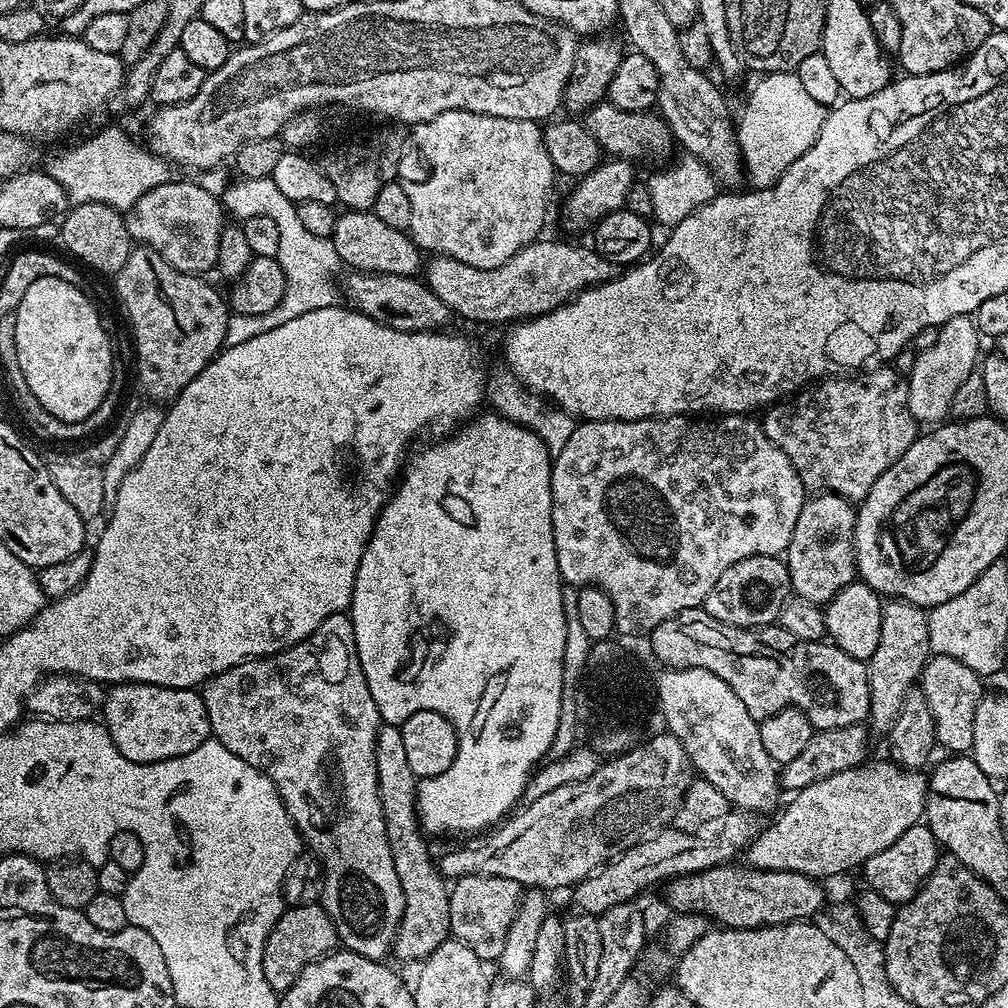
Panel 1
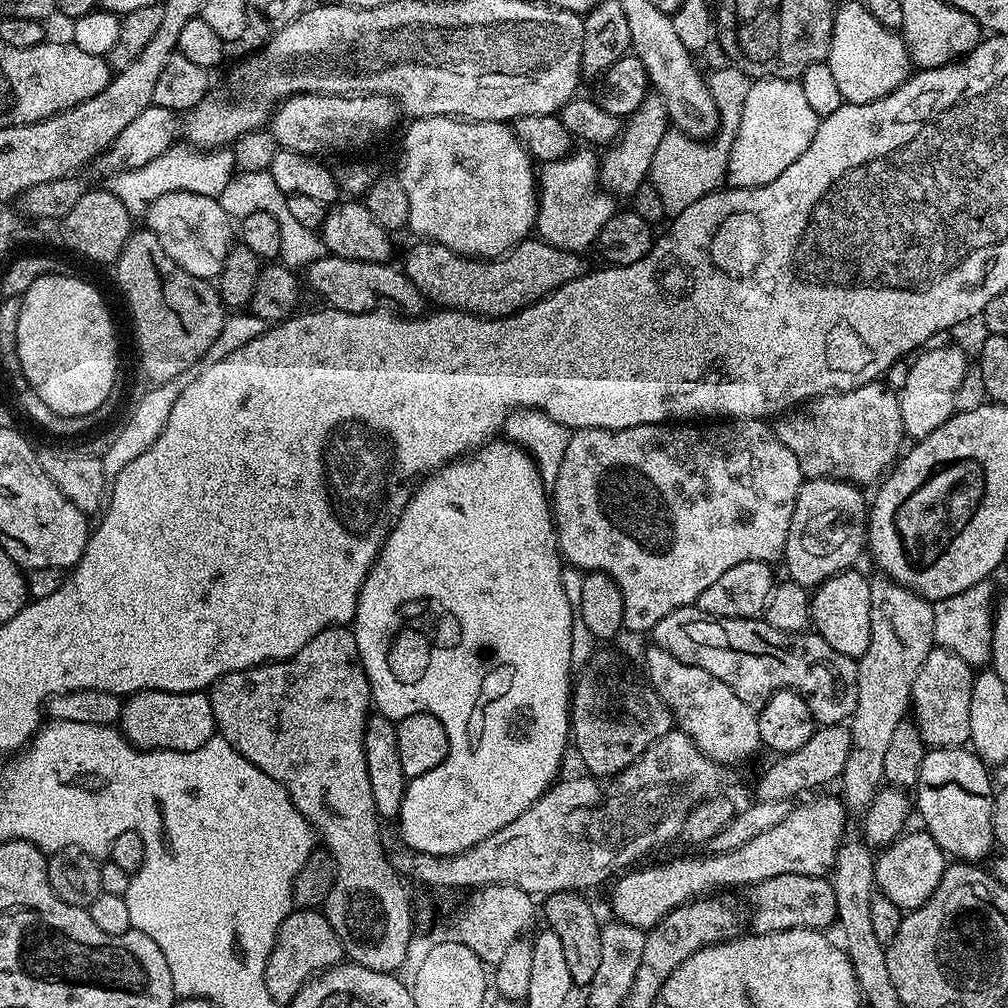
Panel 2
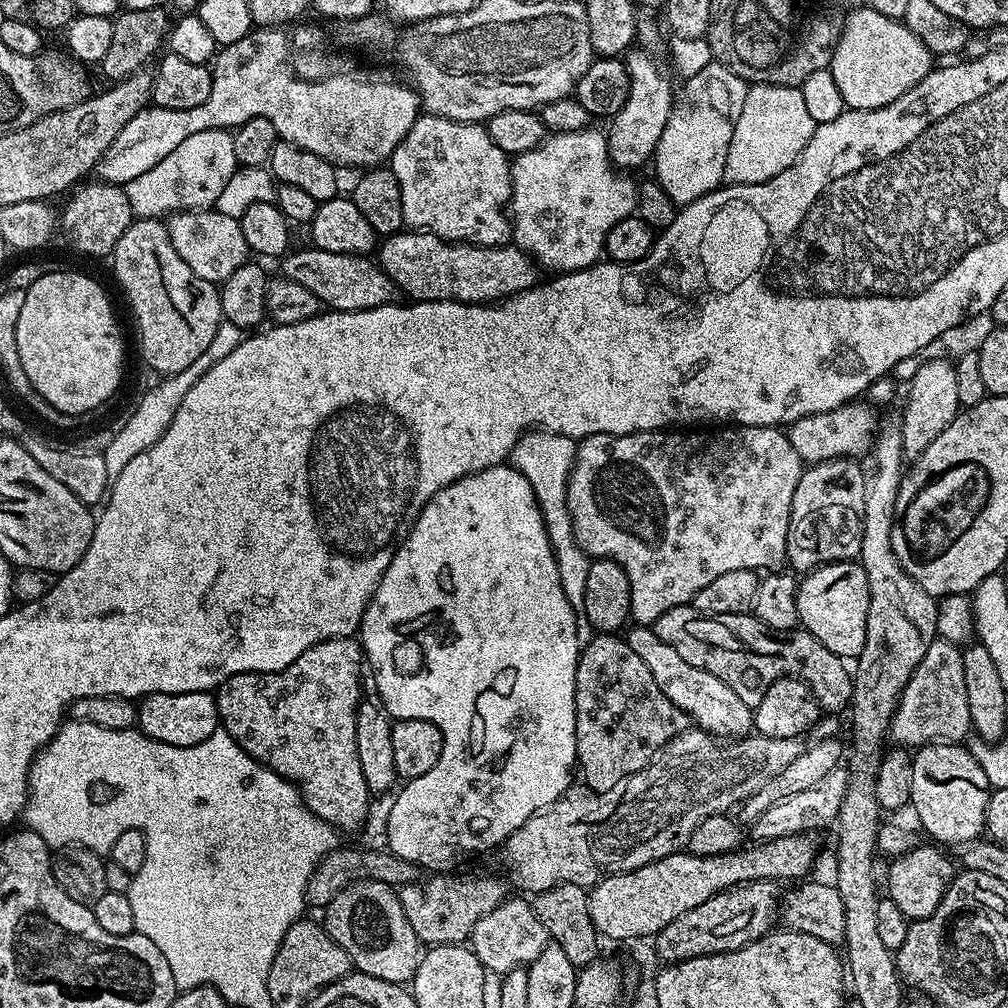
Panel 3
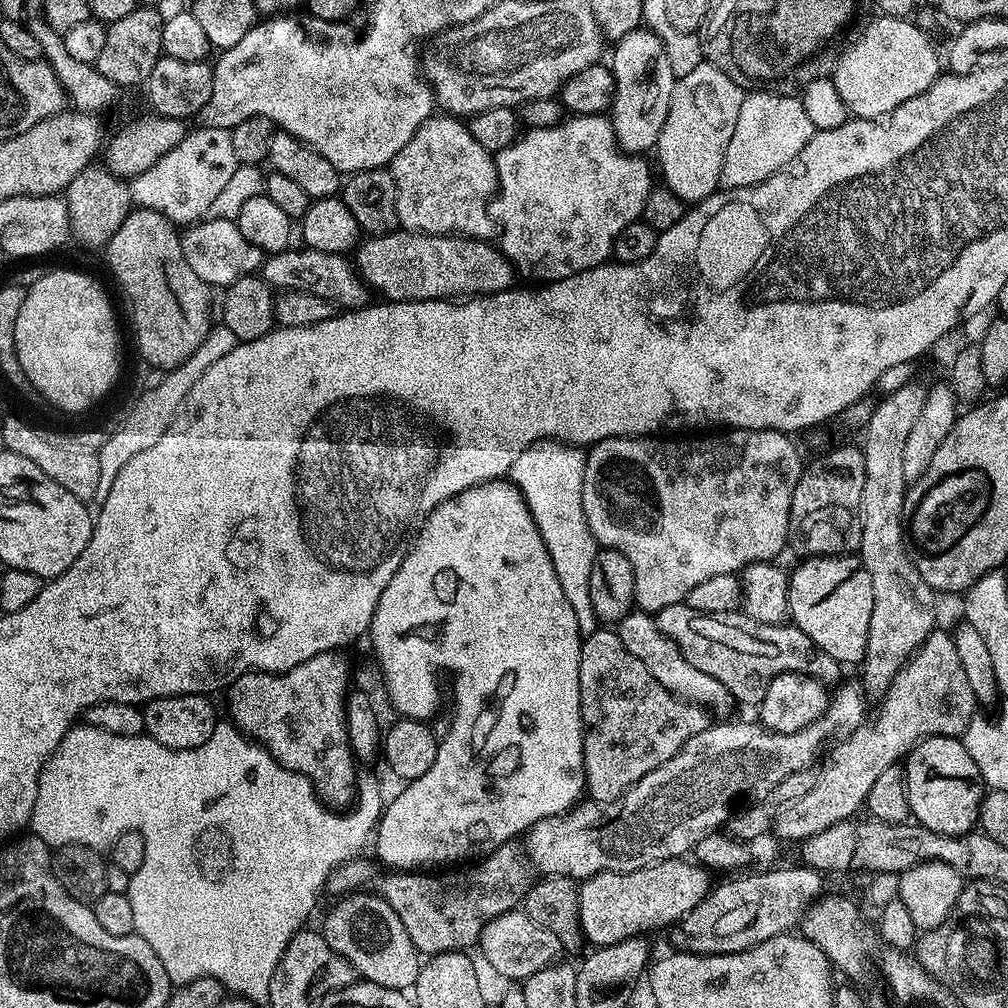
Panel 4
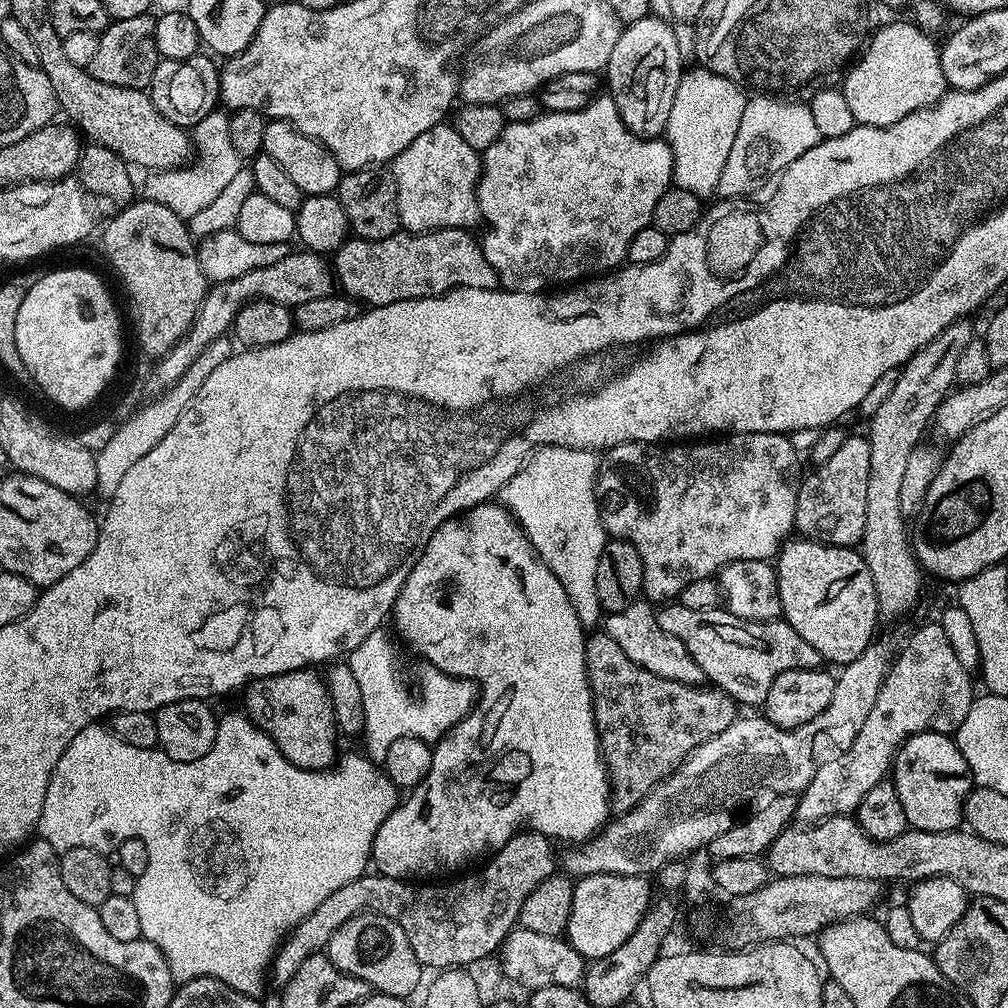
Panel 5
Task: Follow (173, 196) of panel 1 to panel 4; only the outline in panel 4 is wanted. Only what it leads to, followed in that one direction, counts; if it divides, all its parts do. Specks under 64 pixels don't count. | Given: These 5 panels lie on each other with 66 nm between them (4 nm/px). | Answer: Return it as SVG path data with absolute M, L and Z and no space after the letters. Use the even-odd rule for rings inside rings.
M232 218L201 219L183 229L180 241L190 270L194 270L194 274L198 274L198 278L202 278L202 282L209 286L227 286L240 276L259 273L266 259L262 249L254 246L254 242L246 242L246 238L242 238L242 230L238 230Z

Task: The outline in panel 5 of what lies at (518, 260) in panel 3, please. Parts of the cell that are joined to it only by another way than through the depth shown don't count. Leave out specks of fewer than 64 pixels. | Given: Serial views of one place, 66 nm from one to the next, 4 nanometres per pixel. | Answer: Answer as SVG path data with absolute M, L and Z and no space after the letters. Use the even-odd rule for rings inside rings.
M439 228L437 232L405 232L403 230L395 232L390 238L382 238L381 240L361 240L359 238L349 238L345 240L344 245L334 253L334 280L338 285L339 291L343 295L357 301L365 302L372 306L386 306L394 302L402 302L403 300L417 300L418 298L426 298L427 296L440 296L443 292L449 292L455 288L494 288L497 287L496 271L494 266L490 266L490 262L486 262L484 257L484 249L479 243L472 241L471 231L463 228Z

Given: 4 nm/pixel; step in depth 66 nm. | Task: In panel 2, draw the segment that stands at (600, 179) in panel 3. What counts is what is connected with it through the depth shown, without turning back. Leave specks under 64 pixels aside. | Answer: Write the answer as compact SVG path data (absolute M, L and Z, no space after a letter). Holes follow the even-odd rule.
M588 146L581 147L581 149L581 152L569 151L568 155L563 156L561 160L547 161L539 169L536 224L534 227L535 235L550 246L577 254L587 253L587 248L591 244L593 247L599 241L602 226L606 226L606 222L610 222L610 218L618 210L617 201L600 186L597 153L592 153L595 151Z

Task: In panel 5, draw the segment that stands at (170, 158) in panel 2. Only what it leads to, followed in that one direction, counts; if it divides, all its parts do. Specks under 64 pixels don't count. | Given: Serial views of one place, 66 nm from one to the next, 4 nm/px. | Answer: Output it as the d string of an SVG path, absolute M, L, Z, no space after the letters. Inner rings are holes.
M217 108L206 118L202 118L201 122L196 123L190 135L197 158L183 168L173 169L170 172L151 173L144 186L145 199L169 207L185 220L198 214L203 207L210 206L210 203L218 198L220 191L223 191L223 187L244 166L243 157L238 155L230 140L229 118L230 114L225 109Z

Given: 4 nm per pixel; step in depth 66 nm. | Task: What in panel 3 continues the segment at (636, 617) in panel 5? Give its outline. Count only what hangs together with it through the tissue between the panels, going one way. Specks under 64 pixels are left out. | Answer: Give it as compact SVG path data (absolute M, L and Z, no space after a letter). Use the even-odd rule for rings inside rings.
M629 627L626 639L630 650L634 650L634 654L646 662L650 674L654 674L654 682L658 682L662 694L666 694L674 706L682 709L695 727L717 738L739 738L753 731L753 709L749 704L742 702L742 698L738 698L738 694L734 694L734 690L730 690L722 678L714 678L714 674L698 666L690 666L690 662L680 657L674 646L669 646L667 642L662 642L662 638L658 638L655 627Z

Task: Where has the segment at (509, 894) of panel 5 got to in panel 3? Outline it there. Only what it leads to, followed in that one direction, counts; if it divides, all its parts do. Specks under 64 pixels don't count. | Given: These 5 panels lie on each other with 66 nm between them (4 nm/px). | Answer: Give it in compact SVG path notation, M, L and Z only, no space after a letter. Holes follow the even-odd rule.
M427 876L398 888L402 910L424 946L464 944L482 917L509 895L509 885L496 876Z

